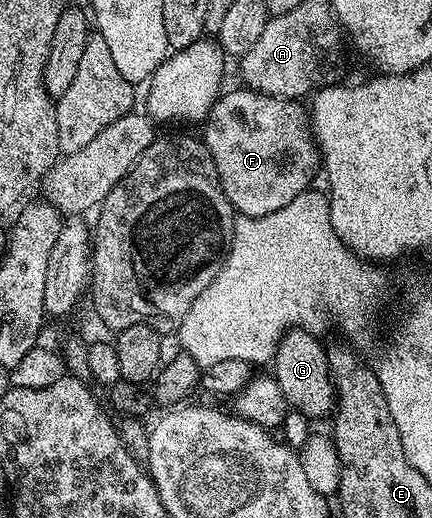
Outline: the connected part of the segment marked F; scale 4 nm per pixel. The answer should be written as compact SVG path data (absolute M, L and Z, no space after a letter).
M225 90L217 99L202 124L202 138L206 149L210 149L210 157L214 157L222 189L232 202L232 210L237 216L266 217L266 213L278 213L282 205L290 205L294 197L313 186L312 178L321 170L322 156L316 150L310 115L303 102L279 99L261 91L239 90Z

